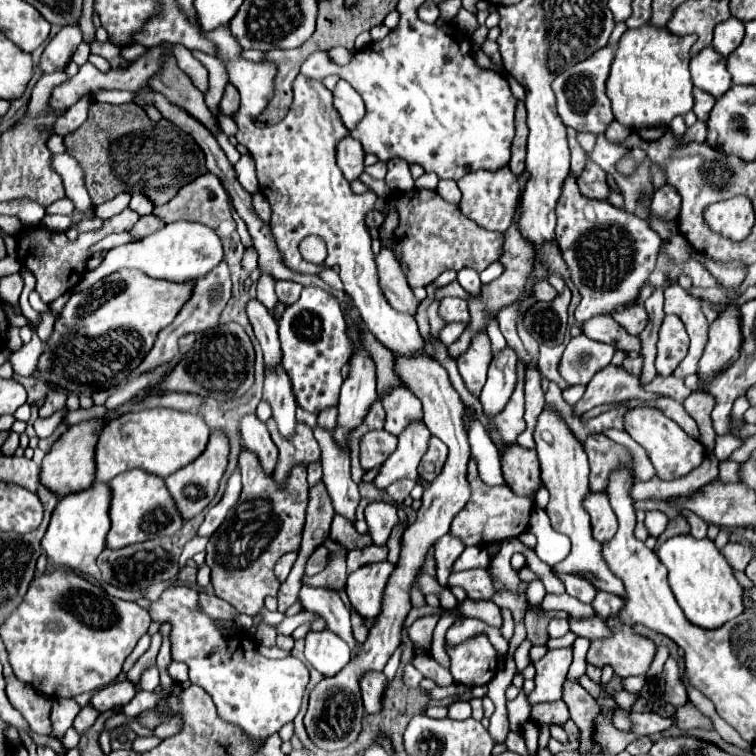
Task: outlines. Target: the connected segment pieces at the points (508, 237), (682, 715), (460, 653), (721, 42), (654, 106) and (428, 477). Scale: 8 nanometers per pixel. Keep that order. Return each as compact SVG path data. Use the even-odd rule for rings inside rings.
M515 221L515 225L505 231L503 257L499 257L499 261L501 261L503 267L505 267L505 273L503 273L499 279L495 279L495 281L491 281L491 283L487 283L487 285L481 285L481 295L471 295L471 293L467 293L467 305L469 305L469 313L471 313L471 325L469 325L469 329L463 331L463 335L461 335L453 345L447 347L447 349L449 349L449 355L451 355L453 359L457 359L457 357L469 347L469 341L475 337L475 333L477 333L479 329L485 329L485 327L487 327L487 325L485 325L485 319L483 319L487 313L497 315L497 311L499 311L503 305L515 301L515 299L521 295L523 285L525 285L525 279L527 279L527 273L531 271L531 265L533 265L533 255L535 255L535 249L531 249L531 245L521 237L521 233L519 233L519 229L517 229L517 221Z
M685 703L683 707L677 707L677 713L675 713L675 719L677 719L677 725L683 729L683 731L689 731L693 727L707 727L711 729L711 719L701 715L697 711L697 707L693 703Z
M485 633L467 639L465 643L457 645L455 649L447 649L447 655L451 659L451 675L453 675L455 683L459 683L459 685L469 685L469 687L487 685L497 673L497 651Z
M731 16L727 21L723 21L723 23L719 23L715 27L715 35L713 35L711 47L717 53L727 57L731 51L735 51L741 45L743 35L745 35L745 25Z
M643 25L639 29L627 29L619 41L615 61L611 65L611 75L607 79L607 97L611 99L615 121L629 129L643 129L653 125L669 127L673 117L685 115L693 107L693 83L689 75L689 61L691 61L691 45L695 43L695 35L677 37L671 35L665 27L657 29L653 25Z
M431 437L429 449L419 463L419 477L425 481L433 481L441 473L445 459L447 459L447 445L441 439Z

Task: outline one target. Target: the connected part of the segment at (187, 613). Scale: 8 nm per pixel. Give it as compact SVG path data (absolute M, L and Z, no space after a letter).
M185 585L167 587L159 601L151 603L153 621L171 623L171 657L189 667L189 681L207 689L217 705L223 721L237 725L257 747L279 731L287 721L295 719L301 707L309 671L297 657L265 659L259 655L255 639L249 633L223 637L213 619L197 609L197 591Z

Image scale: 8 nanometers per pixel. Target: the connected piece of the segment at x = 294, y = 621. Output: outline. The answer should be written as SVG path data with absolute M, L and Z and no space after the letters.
M309 611L299 613L295 617L285 617L279 625L275 625L275 631L283 633L283 635L291 635L295 631L295 627L299 627L299 625L303 625L303 623L307 623L311 619L317 619L317 617L319 617L317 613L309 613Z

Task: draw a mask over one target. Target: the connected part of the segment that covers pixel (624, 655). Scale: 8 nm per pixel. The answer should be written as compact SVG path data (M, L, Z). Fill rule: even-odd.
M611 615L607 623L615 631L613 637L591 641L587 661L597 667L611 665L613 671L621 677L645 675L655 657L653 641L635 635L631 627L617 621L617 615Z

